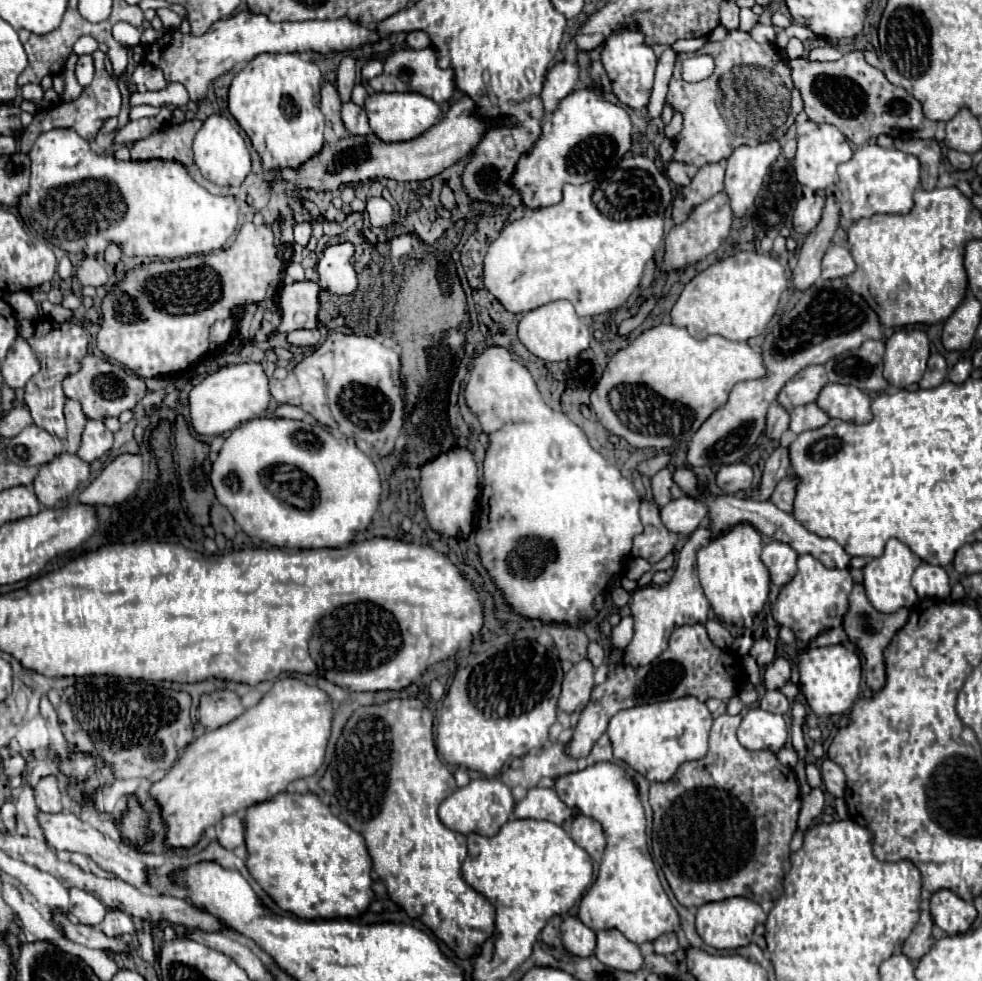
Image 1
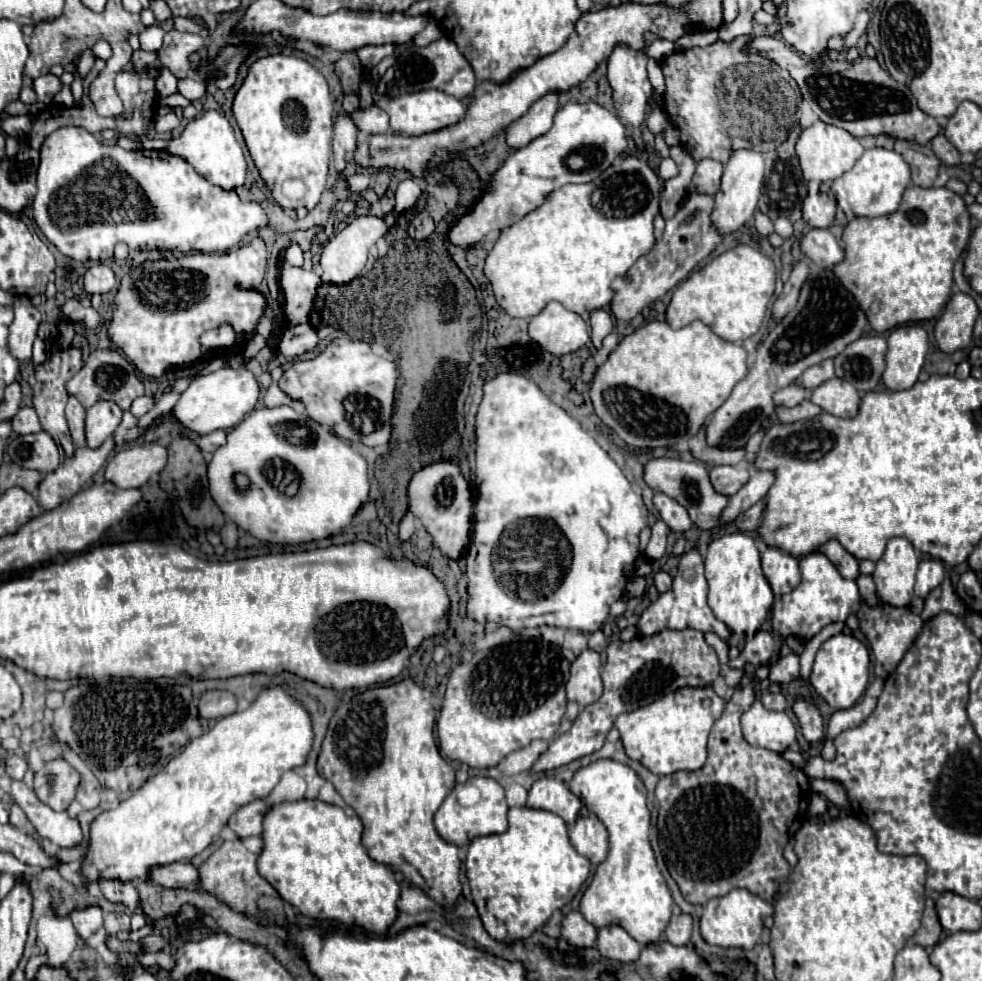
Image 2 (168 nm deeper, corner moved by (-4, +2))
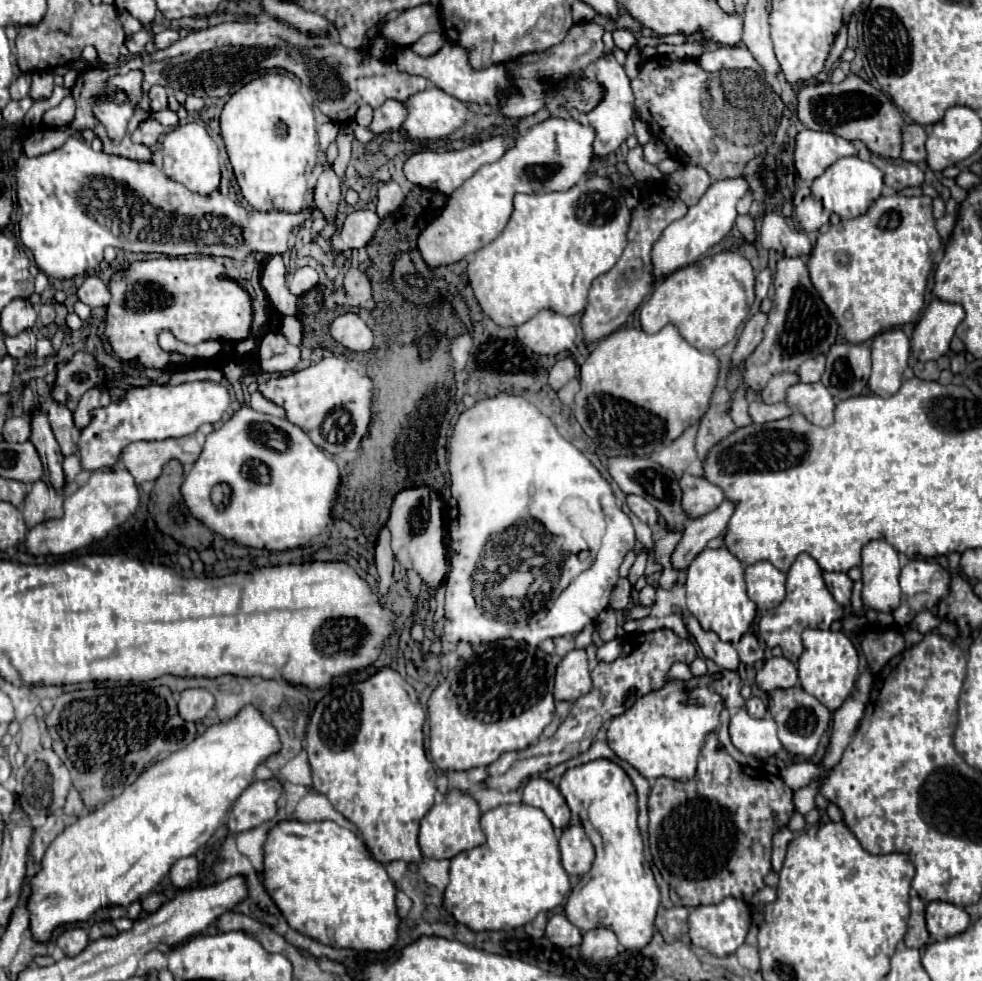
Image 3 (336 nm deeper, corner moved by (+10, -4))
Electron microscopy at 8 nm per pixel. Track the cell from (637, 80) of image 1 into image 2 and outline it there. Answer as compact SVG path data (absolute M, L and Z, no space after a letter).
M618 46L608 58L608 82L612 88L612 100L614 100L614 110L618 120L624 126L642 126L646 112L648 112L648 96L652 94L652 84L646 74L646 62L648 56L644 52L632 50L628 46Z

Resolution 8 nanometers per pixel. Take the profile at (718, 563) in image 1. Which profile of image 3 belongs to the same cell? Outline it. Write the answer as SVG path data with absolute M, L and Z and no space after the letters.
M706 548L692 560L686 580L686 602L688 612L698 618L704 630L712 630L732 644L738 644L756 616L756 604L746 594L744 566L728 548Z

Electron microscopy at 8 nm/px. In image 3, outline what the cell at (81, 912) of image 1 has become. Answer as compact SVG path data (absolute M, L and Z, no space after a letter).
M72 928L72 930L64 930L58 936L56 942L64 950L66 956L76 956L76 954L80 954L88 946L90 938L88 938L88 932L84 928Z

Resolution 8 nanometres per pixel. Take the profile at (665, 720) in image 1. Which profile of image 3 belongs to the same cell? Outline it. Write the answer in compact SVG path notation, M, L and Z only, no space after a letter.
M692 678L688 682L668 680L664 688L642 696L630 710L616 716L608 724L608 746L616 752L620 760L632 764L644 778L674 778L674 780L690 780L696 774L696 760L704 738L708 732L720 726L720 710L724 708L722 698L710 688L710 678Z

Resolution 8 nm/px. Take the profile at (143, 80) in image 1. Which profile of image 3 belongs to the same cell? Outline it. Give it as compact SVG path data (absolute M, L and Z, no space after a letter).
M152 86L150 92L148 92L148 96L150 96L150 108L152 110L164 110L168 106L164 86Z

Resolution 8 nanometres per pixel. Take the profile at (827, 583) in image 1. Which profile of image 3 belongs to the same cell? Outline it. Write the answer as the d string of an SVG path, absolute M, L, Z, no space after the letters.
M800 554L788 570L786 598L776 608L770 608L768 612L762 614L762 618L758 622L758 632L768 648L780 646L784 650L784 658L788 658L792 664L796 664L804 650L802 632L806 628L828 630L834 620L842 618L842 614L844 614L844 608L834 600L834 596L826 588L818 562L814 558L810 558L808 554Z

